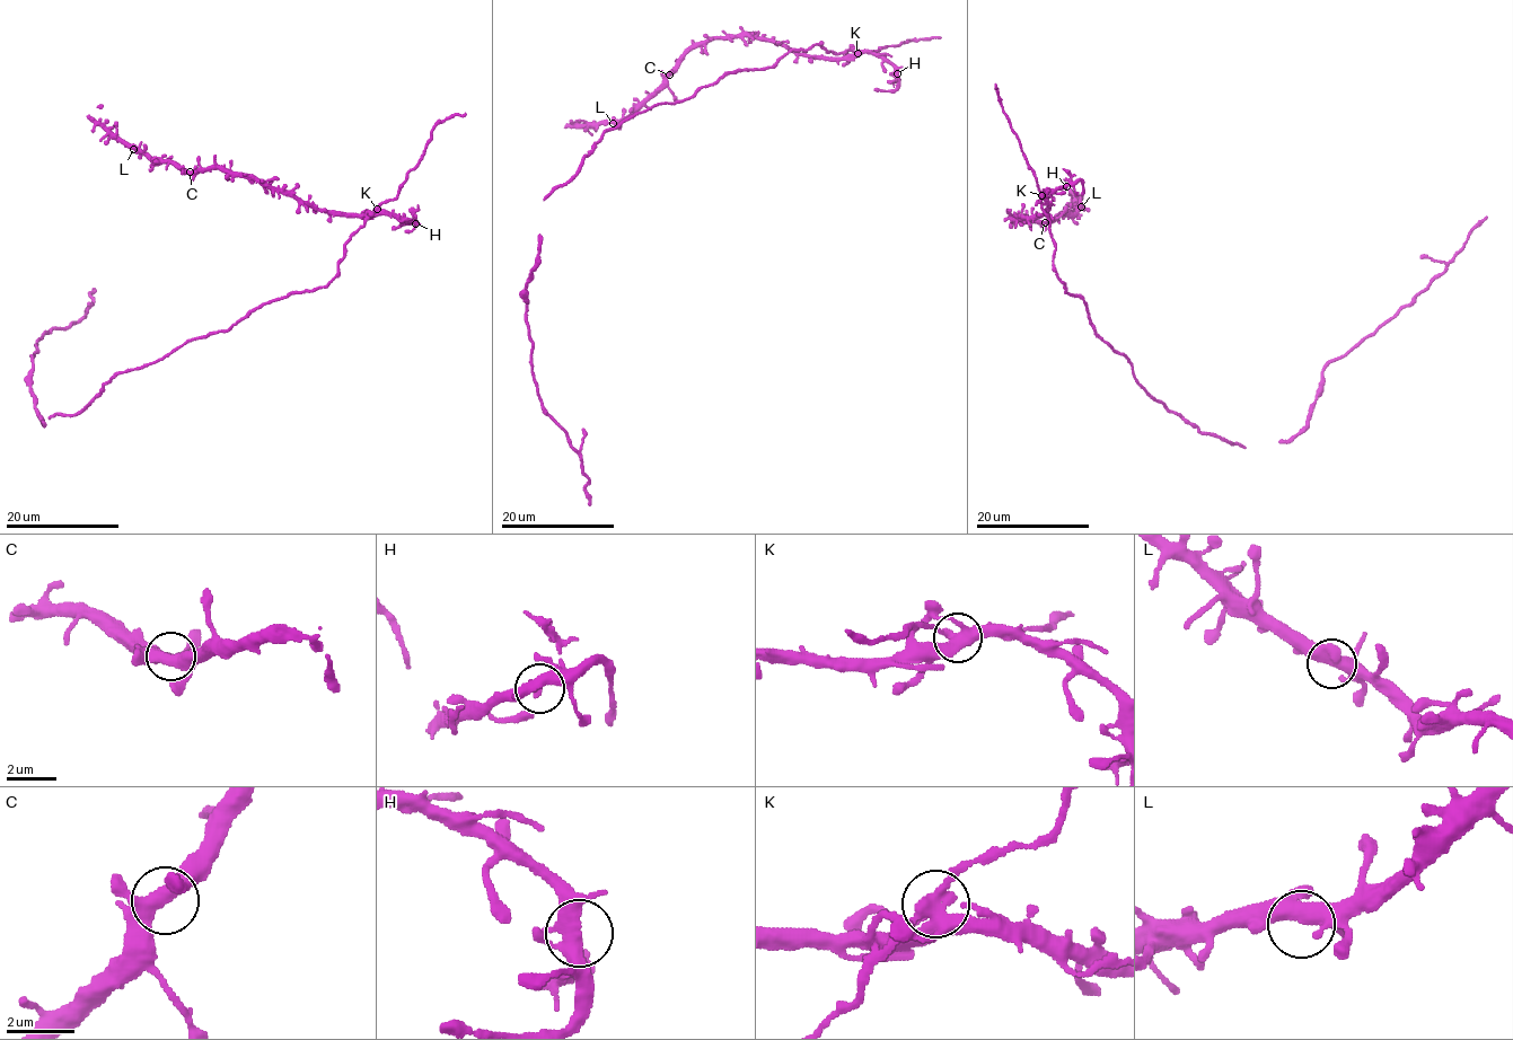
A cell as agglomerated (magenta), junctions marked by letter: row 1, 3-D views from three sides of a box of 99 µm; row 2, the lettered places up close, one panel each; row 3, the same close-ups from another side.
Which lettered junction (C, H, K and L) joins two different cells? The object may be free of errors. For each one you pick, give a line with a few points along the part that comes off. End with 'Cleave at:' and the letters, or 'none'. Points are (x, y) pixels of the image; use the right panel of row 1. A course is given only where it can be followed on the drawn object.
Cleave at: none

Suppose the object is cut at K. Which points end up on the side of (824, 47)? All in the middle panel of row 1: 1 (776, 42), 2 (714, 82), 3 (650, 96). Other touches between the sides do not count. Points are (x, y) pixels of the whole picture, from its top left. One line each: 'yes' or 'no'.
1: no
2: yes
3: no

